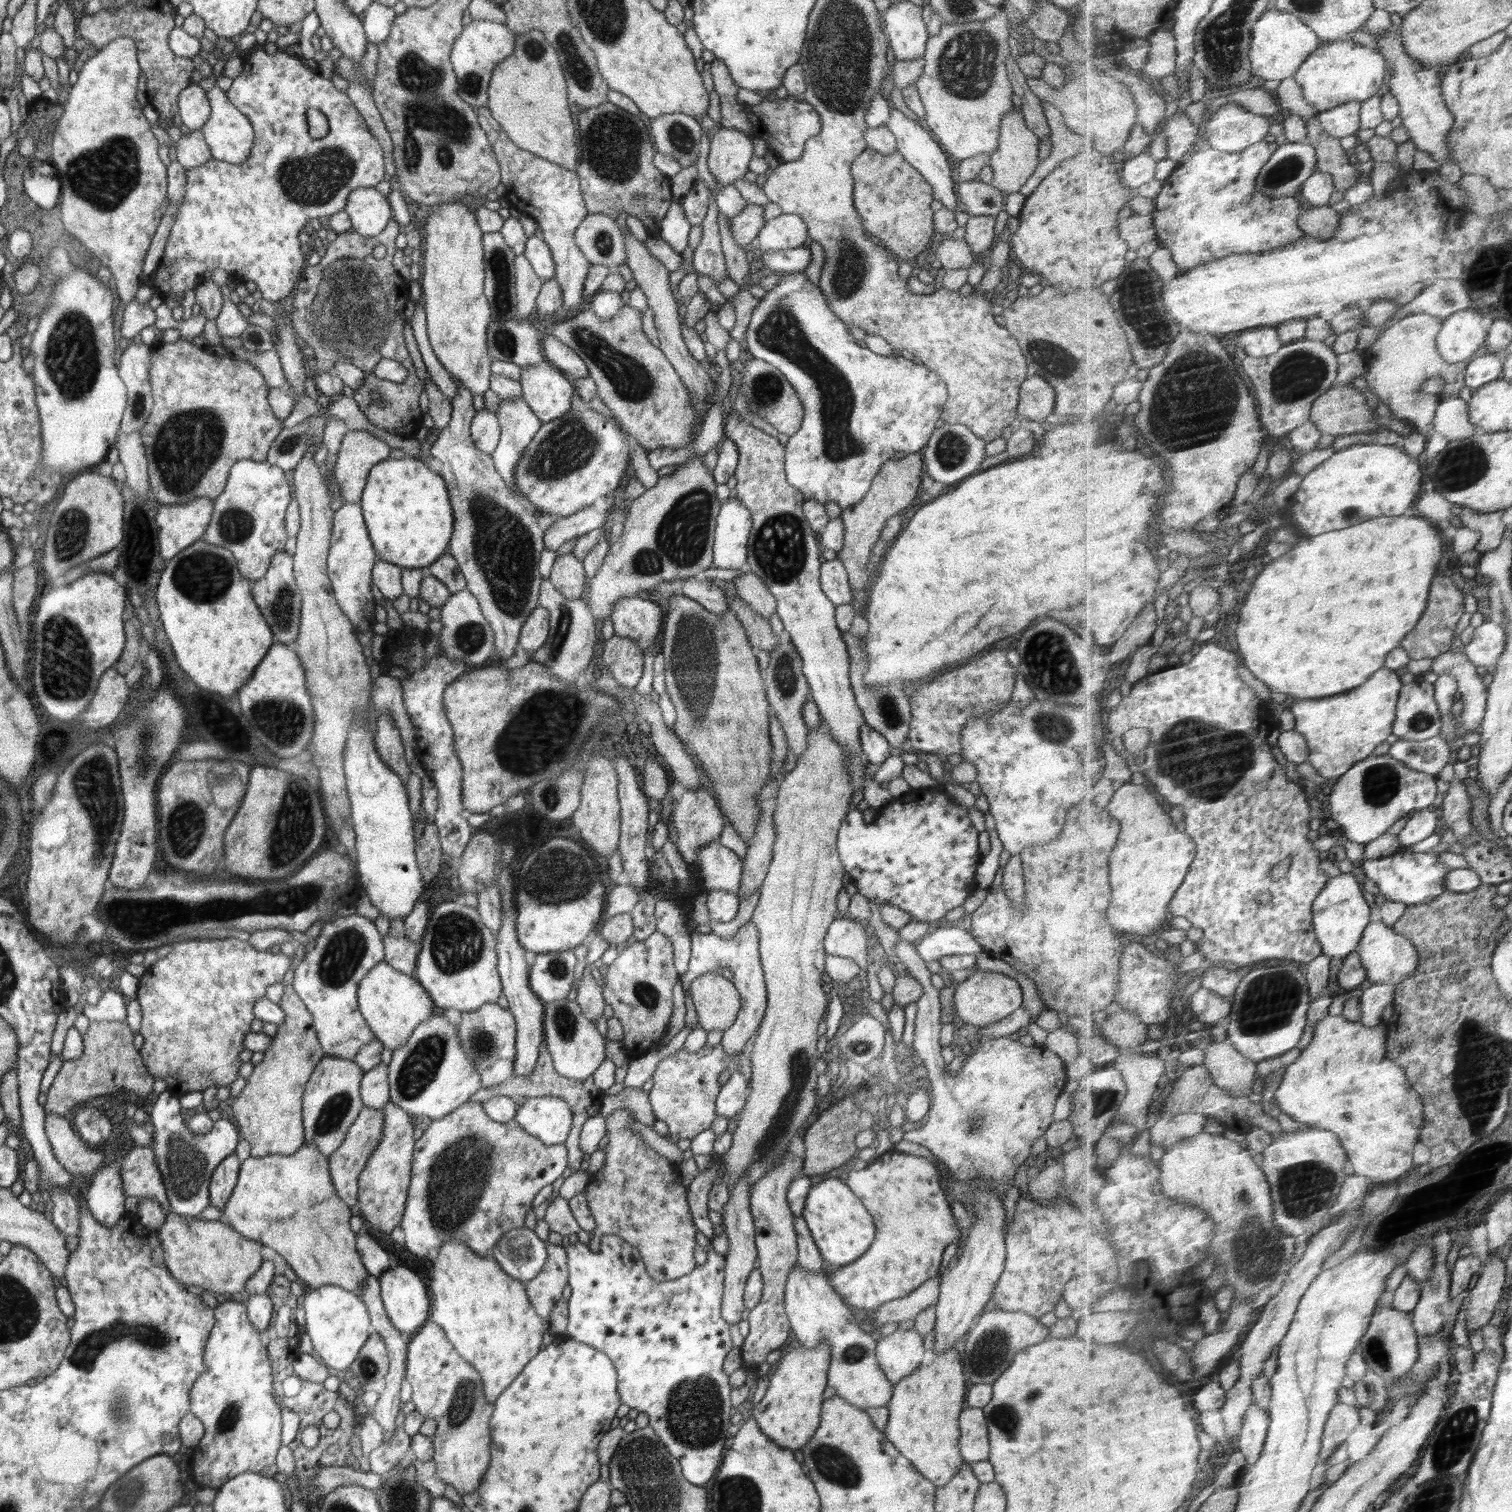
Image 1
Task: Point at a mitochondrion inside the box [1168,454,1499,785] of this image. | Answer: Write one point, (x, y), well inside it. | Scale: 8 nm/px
(1421, 722)

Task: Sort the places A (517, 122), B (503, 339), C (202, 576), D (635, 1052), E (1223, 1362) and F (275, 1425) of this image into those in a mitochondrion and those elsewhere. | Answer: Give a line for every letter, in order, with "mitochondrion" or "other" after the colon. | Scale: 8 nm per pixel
A: other
B: mitochondrion
C: mitochondrion
D: other
E: other
F: other

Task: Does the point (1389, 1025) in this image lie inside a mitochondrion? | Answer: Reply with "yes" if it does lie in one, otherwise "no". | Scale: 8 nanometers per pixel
no

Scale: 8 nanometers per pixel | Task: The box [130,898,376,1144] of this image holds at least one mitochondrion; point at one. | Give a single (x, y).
(340, 957)

